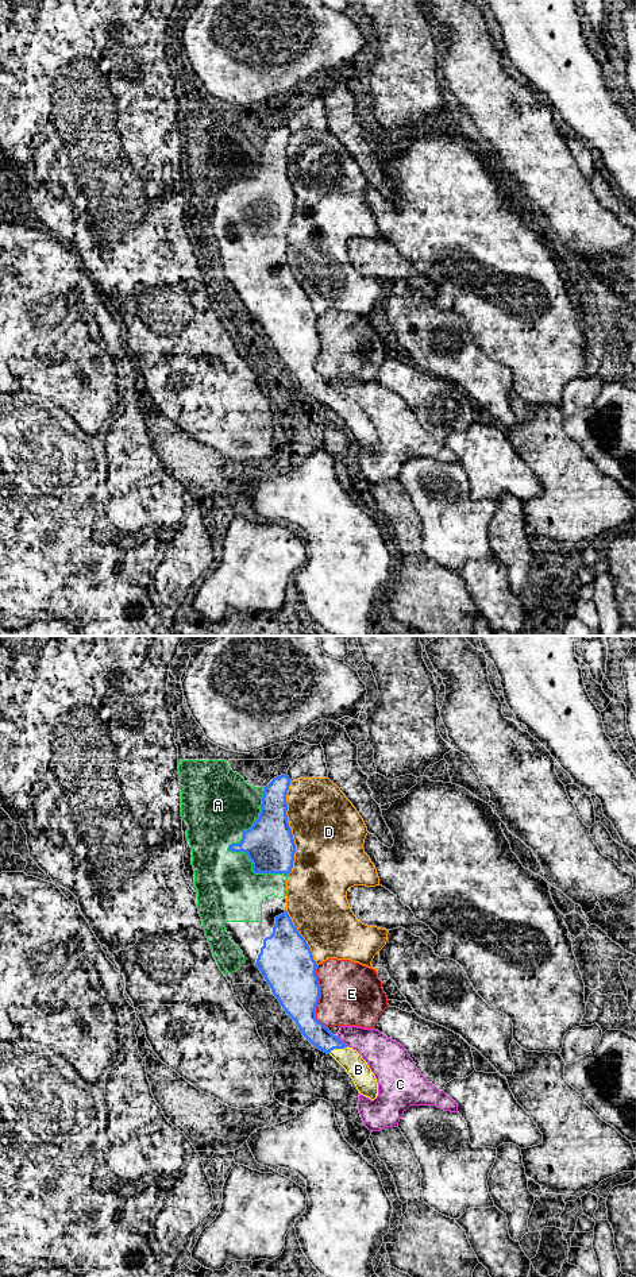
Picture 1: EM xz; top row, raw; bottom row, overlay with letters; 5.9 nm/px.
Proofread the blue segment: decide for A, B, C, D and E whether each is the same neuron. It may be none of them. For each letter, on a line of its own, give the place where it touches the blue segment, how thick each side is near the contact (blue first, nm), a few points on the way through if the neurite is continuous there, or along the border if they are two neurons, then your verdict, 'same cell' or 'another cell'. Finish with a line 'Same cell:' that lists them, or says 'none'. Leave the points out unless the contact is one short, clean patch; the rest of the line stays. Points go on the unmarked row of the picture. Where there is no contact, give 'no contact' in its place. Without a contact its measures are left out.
A: xz (230, 201) | 300/400 nm | same cell
B: xz (338, 400) | 140/130 nm | same cell
C: xz (340, 393) | 140/200 nm | another cell
D: xz (289, 180) | 300/420 nm | another cell
E: xz (319, 350) | 300/380 nm | another cell
Same cell: A, B

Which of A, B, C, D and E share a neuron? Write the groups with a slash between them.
A B / C / D / E

